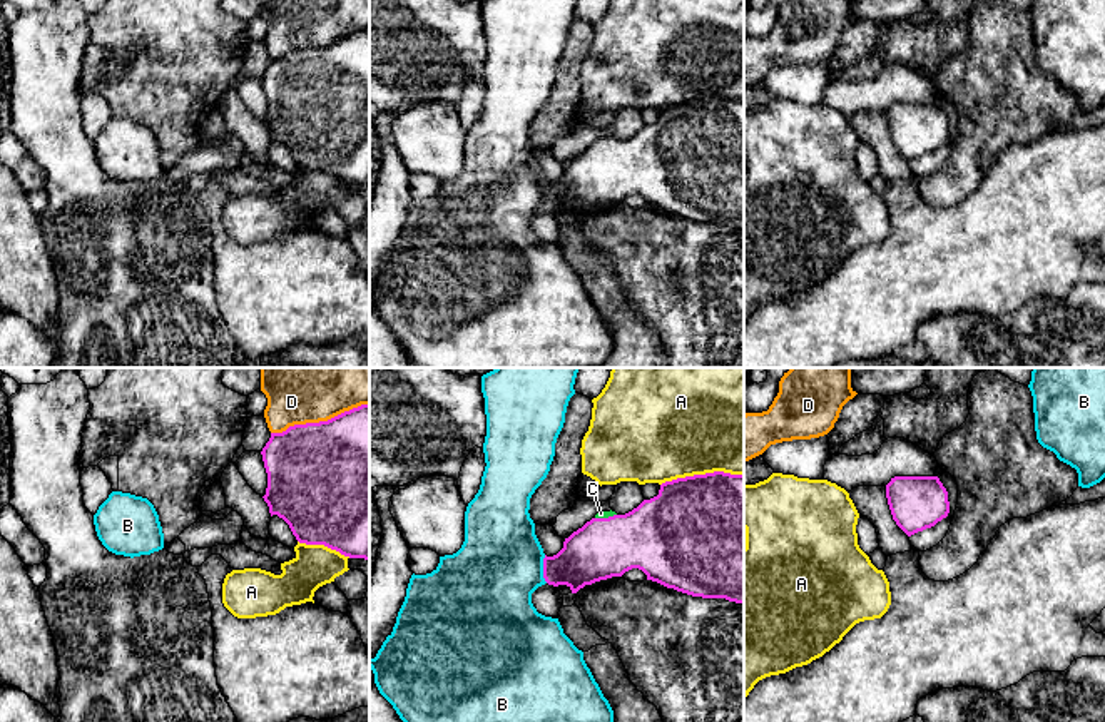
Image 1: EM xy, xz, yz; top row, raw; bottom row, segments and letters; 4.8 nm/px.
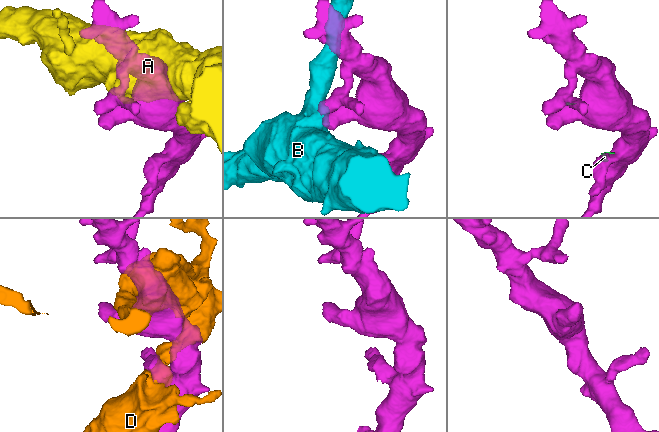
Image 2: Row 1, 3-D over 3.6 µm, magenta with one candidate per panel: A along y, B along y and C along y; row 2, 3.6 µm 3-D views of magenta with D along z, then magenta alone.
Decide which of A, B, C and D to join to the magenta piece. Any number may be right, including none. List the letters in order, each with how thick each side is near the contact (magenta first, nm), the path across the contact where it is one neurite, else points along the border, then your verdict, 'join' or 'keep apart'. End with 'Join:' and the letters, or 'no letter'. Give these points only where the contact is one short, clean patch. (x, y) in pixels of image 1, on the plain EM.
A: calibres 500 and 480 nm; keep apart
B: calibres 260 and 420 nm; border xz (544, 181), (544, 204), (547, 208); keep apart
C: calibres 340 and 30 nm; join
D: calibres 500 and 240 nm; keep apart
Join: C

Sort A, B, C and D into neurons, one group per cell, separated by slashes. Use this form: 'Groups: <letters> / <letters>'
Groups: A / B / C / D

